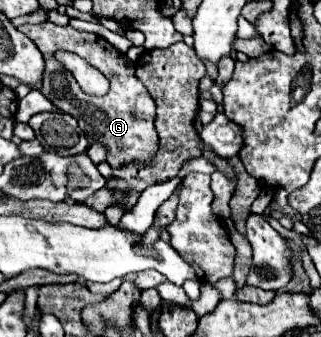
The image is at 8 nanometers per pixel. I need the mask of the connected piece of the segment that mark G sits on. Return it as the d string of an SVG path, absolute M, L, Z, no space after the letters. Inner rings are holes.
M45 20L41 24L23 24L21 32L37 44L37 48L41 50L41 54L45 58L45 80L41 84L41 92L45 92L45 96L61 112L75 116L79 120L81 128L91 138L91 142L99 140L107 146L107 150L109 150L107 162L113 168L119 168L129 162L145 164L145 160L153 158L153 152L157 152L157 130L153 126L155 104L153 104L147 88L141 84L141 80L137 80L135 68L127 66L125 54L117 52L107 40L103 40L97 34L81 32L71 26L59 26L49 20ZM55 50L69 50L69 52L75 52L81 58L85 58L93 68L97 68L99 72L103 72L109 78L109 82L111 82L109 92L105 96L91 96L91 94L83 92L79 88L79 84L75 82L73 74L67 72L53 58Z

